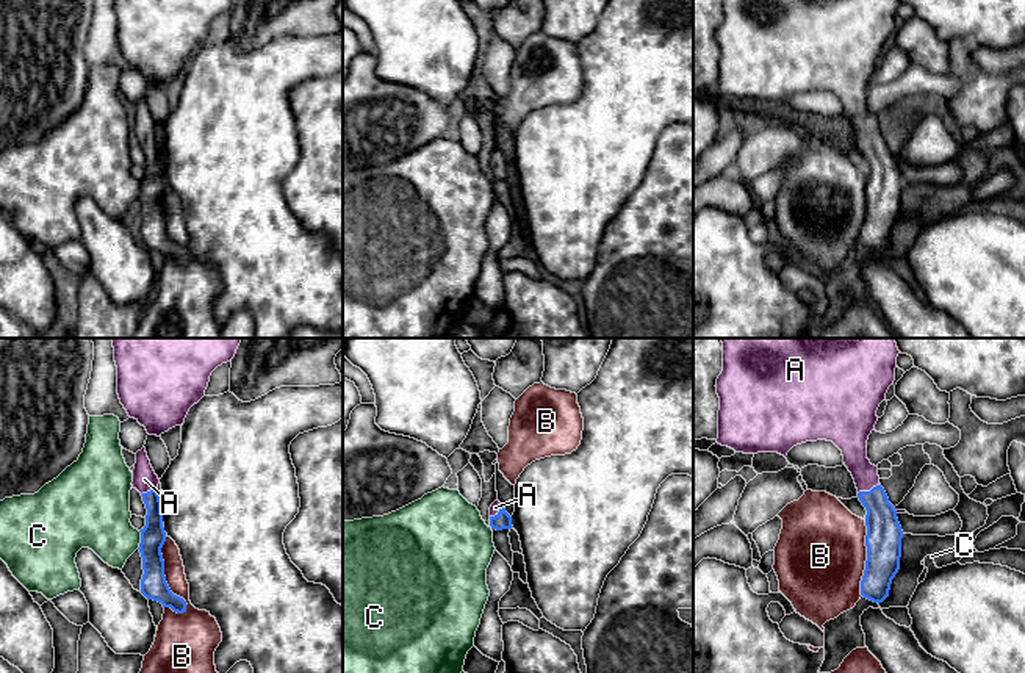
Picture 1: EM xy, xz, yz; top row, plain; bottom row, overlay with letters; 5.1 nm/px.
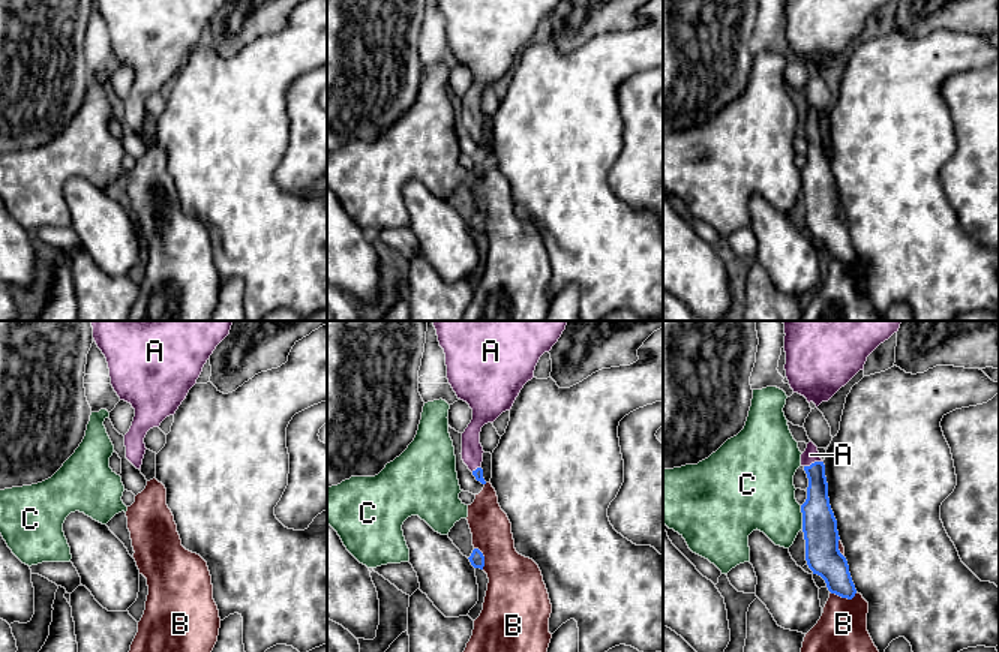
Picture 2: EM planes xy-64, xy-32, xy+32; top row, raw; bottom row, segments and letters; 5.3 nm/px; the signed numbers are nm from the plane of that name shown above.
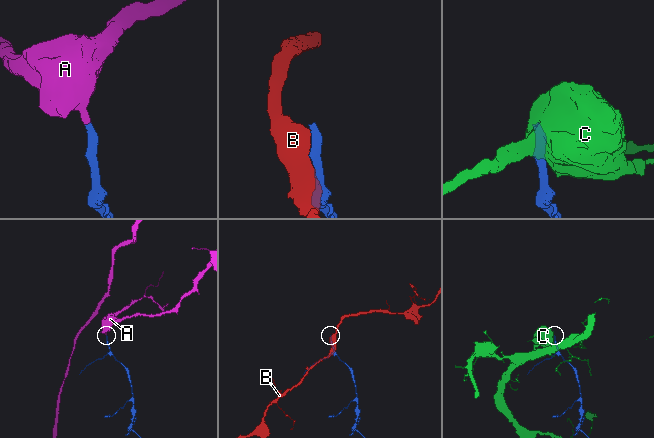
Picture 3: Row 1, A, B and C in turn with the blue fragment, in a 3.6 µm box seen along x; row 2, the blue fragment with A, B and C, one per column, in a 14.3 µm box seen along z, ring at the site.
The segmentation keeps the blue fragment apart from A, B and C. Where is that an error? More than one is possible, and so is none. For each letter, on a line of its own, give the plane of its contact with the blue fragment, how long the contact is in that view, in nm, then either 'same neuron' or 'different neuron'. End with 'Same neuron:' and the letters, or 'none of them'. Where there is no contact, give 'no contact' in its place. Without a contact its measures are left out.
A: yz | 130 nm | same neuron
B: xy | 420 nm | different neuron
C: xy | 100 nm | different neuron
Same neuron: A

